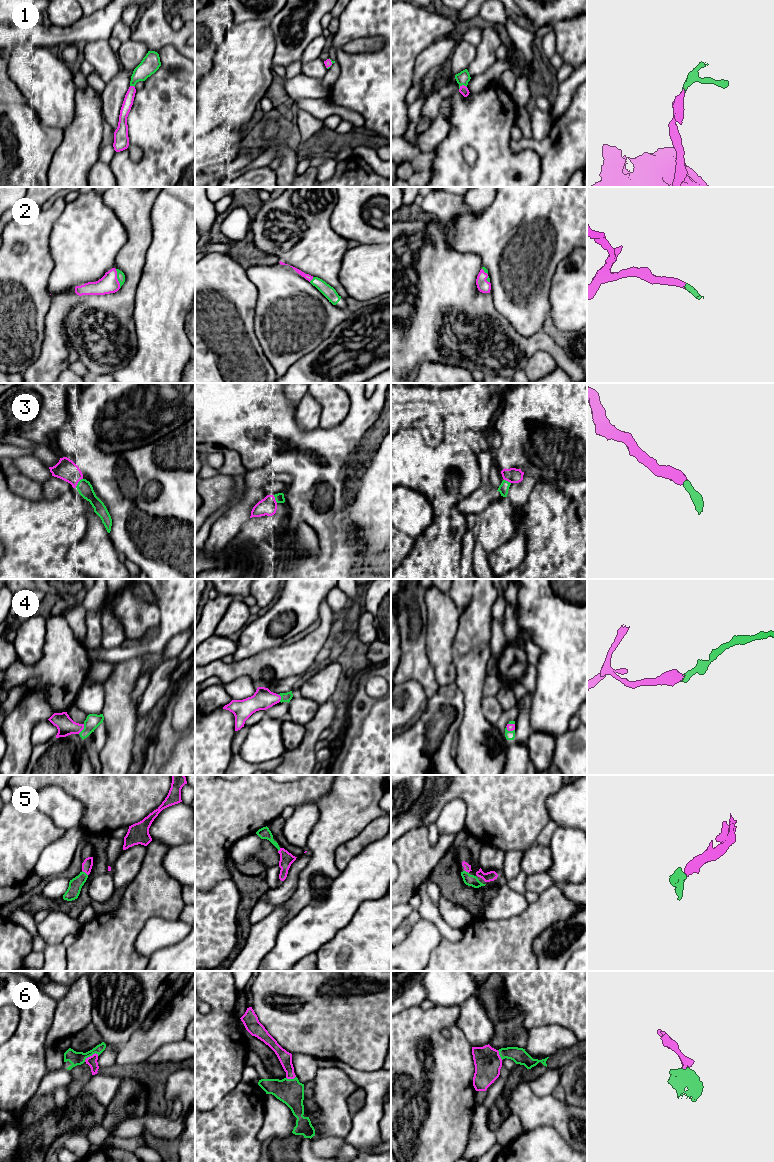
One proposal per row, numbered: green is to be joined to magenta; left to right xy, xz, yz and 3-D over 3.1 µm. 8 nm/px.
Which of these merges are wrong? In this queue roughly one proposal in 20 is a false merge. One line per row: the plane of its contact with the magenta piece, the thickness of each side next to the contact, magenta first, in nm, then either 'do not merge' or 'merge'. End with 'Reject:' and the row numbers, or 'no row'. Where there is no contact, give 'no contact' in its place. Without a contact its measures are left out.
1: contact in yz; calibres 70 and 110 nm; merge
2: contact in xy; calibres 150 and 60 nm; merge
3: contact in xy; calibres 170 and 120 nm; merge
4: contact in xy; calibres 150 and 120 nm; merge
5: contact in xy; calibres 80 and 110 nm; merge
6: contact in xy; calibres 80 and 110 nm; merge
Reject: no row

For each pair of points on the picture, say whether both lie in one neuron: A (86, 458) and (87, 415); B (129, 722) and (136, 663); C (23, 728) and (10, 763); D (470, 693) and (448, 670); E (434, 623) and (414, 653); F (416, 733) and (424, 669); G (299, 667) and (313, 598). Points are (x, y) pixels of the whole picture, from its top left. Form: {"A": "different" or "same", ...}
{"A": "different", "B": "same", "C": "same", "D": "different", "E": "different", "F": "different", "G": "different"}

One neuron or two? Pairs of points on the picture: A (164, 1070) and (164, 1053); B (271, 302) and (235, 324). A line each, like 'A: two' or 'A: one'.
A: two
B: two

